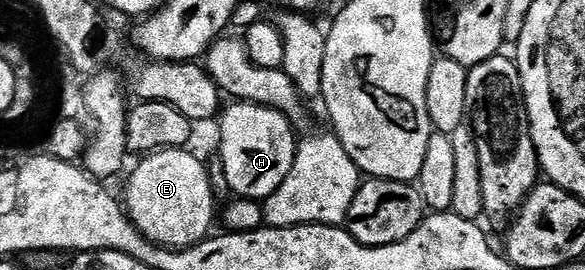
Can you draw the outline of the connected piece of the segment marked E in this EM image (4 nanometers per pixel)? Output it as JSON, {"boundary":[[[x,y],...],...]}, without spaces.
{"boundary":[[[184,148],[148,154],[127,182],[125,209],[131,223],[159,246],[196,246],[212,233],[211,225],[217,222],[217,199],[208,167],[189,151]]]}

